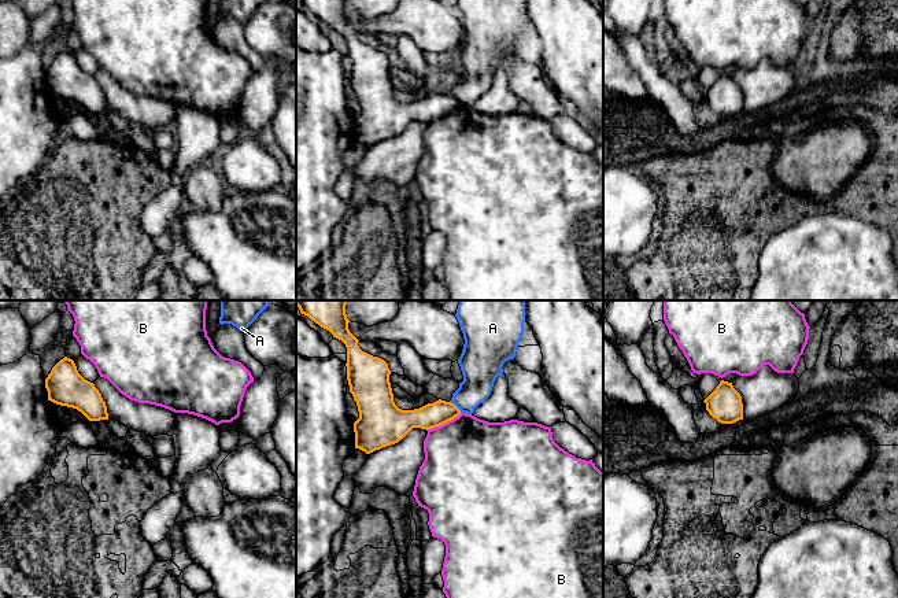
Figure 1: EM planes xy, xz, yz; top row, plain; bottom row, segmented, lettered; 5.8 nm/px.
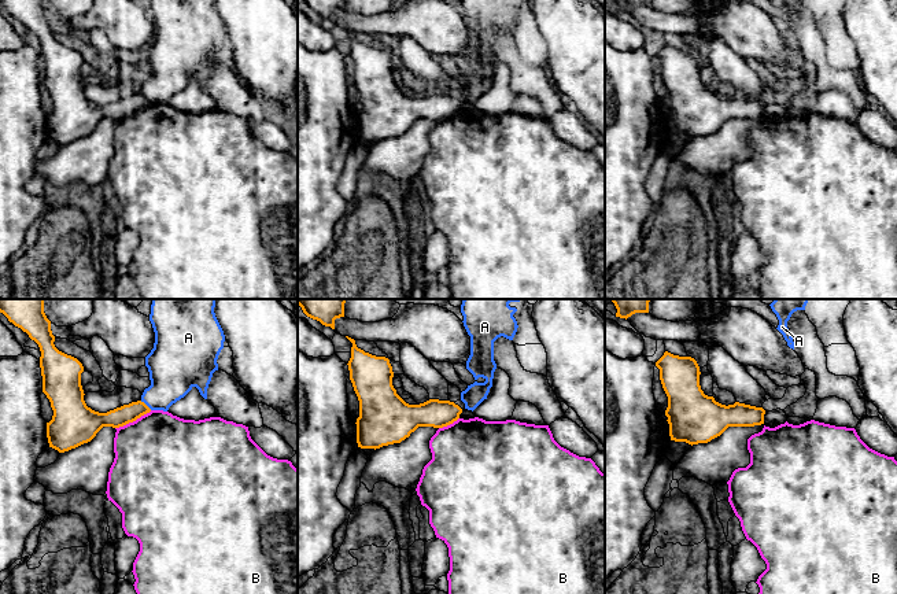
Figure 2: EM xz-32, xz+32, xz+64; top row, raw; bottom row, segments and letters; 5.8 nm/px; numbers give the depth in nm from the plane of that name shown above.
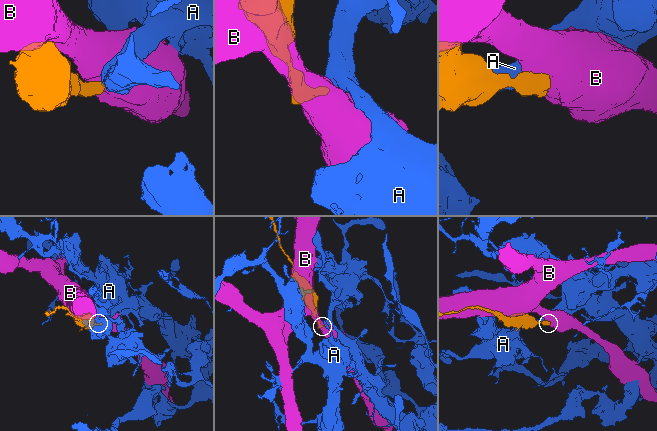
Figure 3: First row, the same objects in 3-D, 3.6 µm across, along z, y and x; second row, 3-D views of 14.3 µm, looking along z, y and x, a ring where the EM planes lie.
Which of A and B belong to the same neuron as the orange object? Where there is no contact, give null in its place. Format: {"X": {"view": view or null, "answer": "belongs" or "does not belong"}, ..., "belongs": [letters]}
{"A": {"view": "xz", "answer": "does not belong"}, "B": {"view": "xz", "answer": "does not belong"}, "belongs": []}

